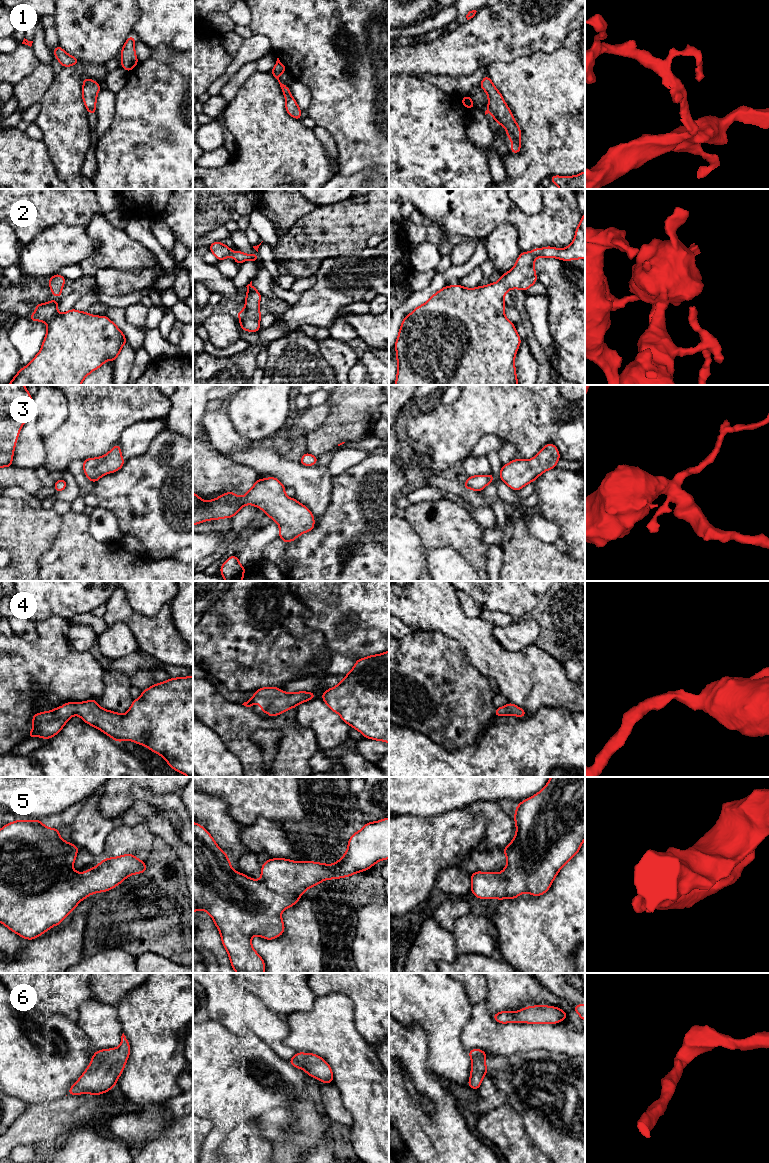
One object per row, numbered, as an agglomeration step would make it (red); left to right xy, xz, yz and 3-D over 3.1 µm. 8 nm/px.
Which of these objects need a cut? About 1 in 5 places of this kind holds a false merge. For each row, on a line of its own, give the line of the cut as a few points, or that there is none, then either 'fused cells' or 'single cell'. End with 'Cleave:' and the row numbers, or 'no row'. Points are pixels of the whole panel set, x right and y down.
1: no cut | single cell
2: no cut | single cell
3: no cut | single cell
4: no cut | single cell
5: no cut | single cell
6: no cut | single cell
Cleave: no row

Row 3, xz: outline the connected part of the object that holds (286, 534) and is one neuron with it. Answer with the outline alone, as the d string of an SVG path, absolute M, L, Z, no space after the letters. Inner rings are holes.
M276 477L257 479L250 490L238 497L226 492L214 500L203 501L193 492L193 525L208 520L233 518L245 505L250 504L265 511L279 526L279 538L289 543L303 533L314 529L312 512L295 498L285 494L285 486Z

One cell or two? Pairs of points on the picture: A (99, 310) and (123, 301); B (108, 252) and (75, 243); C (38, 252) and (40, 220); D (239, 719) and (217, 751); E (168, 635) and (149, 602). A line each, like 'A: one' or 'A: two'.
A: one
B: two
C: two
D: two
E: two

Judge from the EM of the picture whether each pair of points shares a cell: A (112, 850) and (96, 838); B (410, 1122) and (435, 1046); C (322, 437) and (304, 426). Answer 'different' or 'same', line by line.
A: different
B: different
C: different

